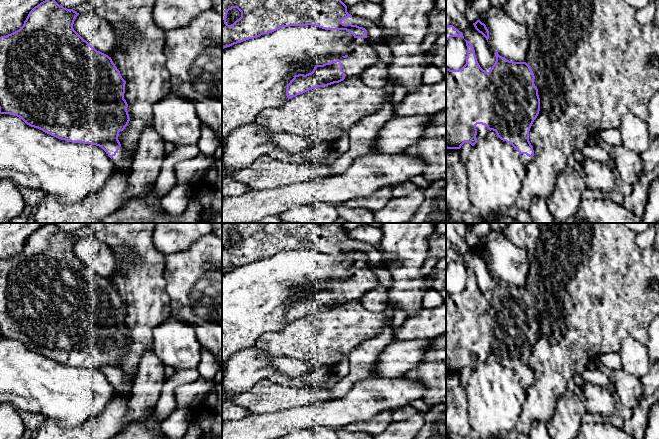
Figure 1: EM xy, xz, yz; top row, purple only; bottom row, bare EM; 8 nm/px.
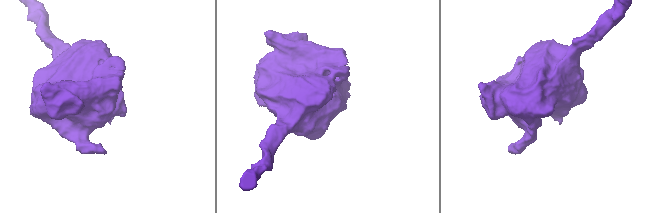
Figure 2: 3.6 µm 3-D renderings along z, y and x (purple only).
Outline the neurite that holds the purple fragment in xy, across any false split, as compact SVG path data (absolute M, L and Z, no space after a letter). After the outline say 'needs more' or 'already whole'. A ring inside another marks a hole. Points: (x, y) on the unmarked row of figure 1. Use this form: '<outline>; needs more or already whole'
M47 223L29 236L23 250L19 254L0 261L0 338L17 340L27 349L38 352L51 360L67 366L99 370L112 383L114 389L125 392L129 399L134 379L130 378L118 364L119 356L123 355L130 345L127 335L128 328L124 323L126 305L122 302L111 281L97 275L74 254L73 248L78 239L79 237L73 233L60 230L54 223Z; needs more

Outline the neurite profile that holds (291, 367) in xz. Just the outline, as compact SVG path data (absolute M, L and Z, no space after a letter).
M271 356L270 364L277 371L291 377L303 376L313 371L316 366L312 363L303 362L282 356Z

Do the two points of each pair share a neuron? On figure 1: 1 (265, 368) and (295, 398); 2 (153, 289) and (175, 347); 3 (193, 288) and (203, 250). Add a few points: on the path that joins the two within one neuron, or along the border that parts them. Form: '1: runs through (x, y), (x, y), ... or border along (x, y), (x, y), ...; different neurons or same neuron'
1: border along (266, 379), (255, 383), (246, 392); different neurons
2: border along (171, 316), (153, 329), (152, 341); different neurons
3: runs through (202, 279), (203, 259); same neuron

